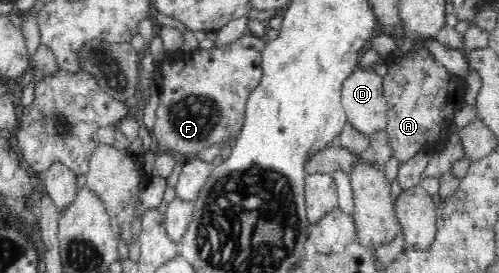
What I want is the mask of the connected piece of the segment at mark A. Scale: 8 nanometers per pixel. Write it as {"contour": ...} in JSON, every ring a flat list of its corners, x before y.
{"contour":[[420,47,417,51,409,51,406,53,397,53,392,54,388,58,388,68,387,68,387,74,383,77,383,89,385,98,387,99,388,109,387,109,387,123,385,126,385,131,387,132,388,140,390,141,391,147,393,148,393,154,400,163,406,162,406,160,412,158,415,156,418,152,422,152,422,148,427,145,432,146,433,141,435,141,434,138,438,138,439,134,444,134,446,132,446,126,450,126,450,122,452,122,454,118,454,98,456,98,456,91,453,91,453,87,455,86,455,75,452,75,450,72,448,72,443,66,440,66,429,54,428,51,425,50,425,48]]}

